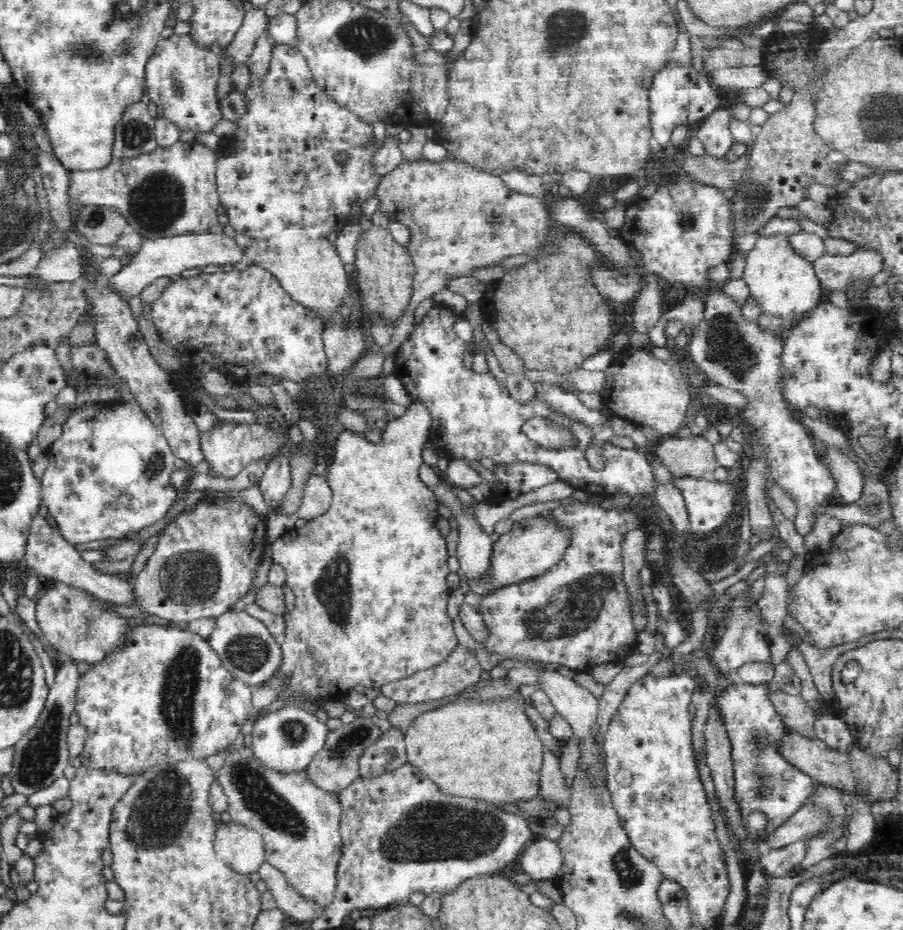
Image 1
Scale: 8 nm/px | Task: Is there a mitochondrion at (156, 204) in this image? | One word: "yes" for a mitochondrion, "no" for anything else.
yes

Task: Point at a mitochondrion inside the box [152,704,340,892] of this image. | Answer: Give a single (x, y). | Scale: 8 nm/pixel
(258, 796)

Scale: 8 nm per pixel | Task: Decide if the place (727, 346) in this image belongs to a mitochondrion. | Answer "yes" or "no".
yes

